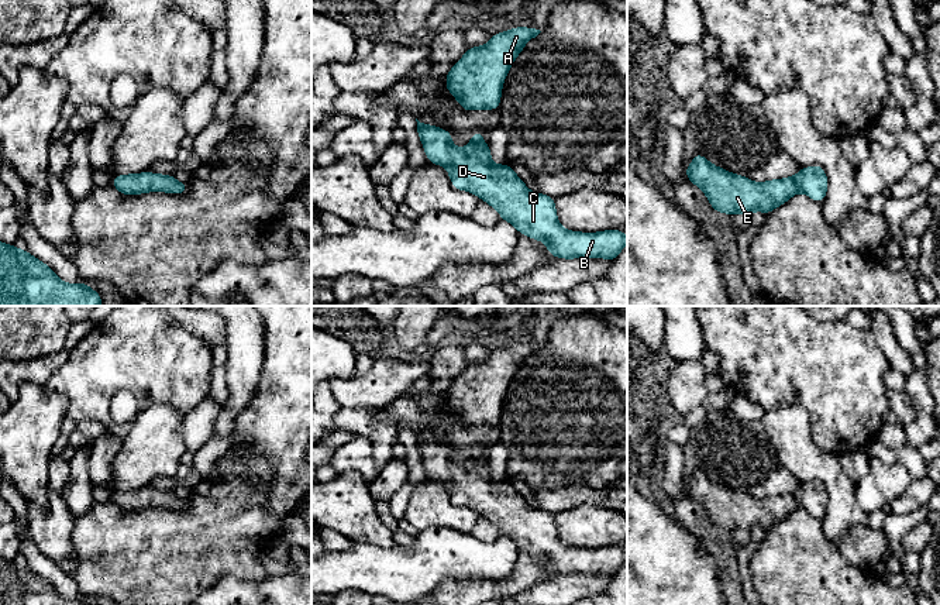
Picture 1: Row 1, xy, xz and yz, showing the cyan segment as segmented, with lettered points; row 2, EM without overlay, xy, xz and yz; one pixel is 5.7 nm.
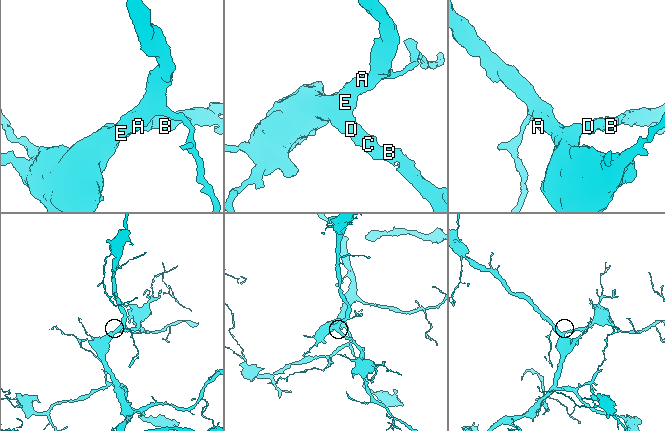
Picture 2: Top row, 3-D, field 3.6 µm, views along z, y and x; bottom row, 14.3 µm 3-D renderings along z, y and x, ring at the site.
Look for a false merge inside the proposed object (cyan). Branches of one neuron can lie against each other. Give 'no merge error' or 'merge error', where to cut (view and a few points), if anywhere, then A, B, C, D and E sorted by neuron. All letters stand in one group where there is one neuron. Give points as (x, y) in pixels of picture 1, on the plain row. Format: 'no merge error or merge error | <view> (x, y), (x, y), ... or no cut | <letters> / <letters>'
no merge error | no cut | A B C D E

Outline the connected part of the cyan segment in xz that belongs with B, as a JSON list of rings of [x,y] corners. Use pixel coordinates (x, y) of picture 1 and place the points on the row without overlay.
[[[420,439],[417,448],[427,477],[445,482],[457,506],[469,506],[496,525],[503,537],[512,539],[519,550],[544,556],[555,574],[607,574],[616,577],[627,560],[623,546],[599,549],[569,547],[561,543],[555,515],[533,509],[509,479],[490,478],[490,464],[483,458],[483,446],[472,450],[466,464],[455,464],[452,450],[437,441]]]

